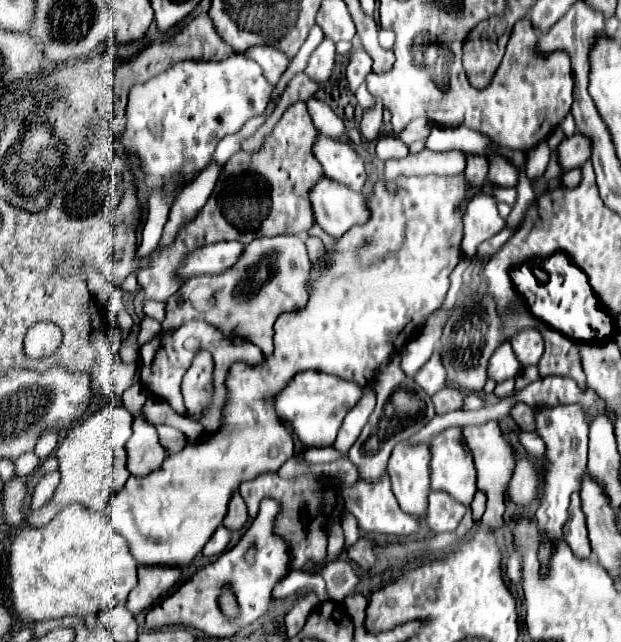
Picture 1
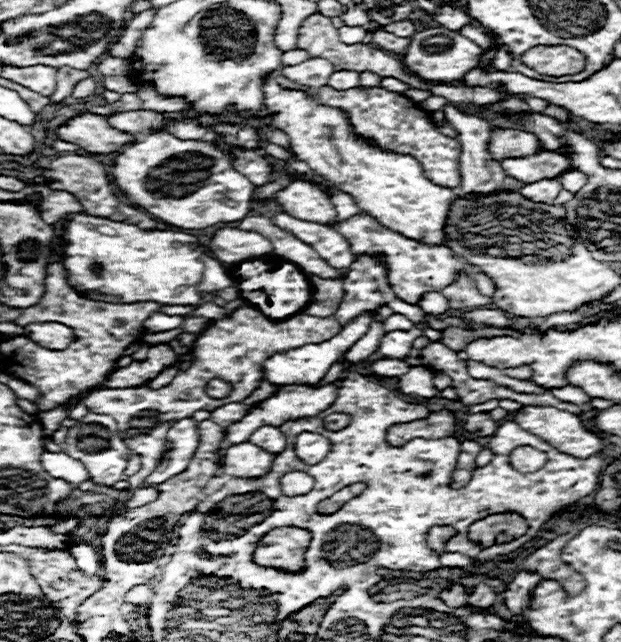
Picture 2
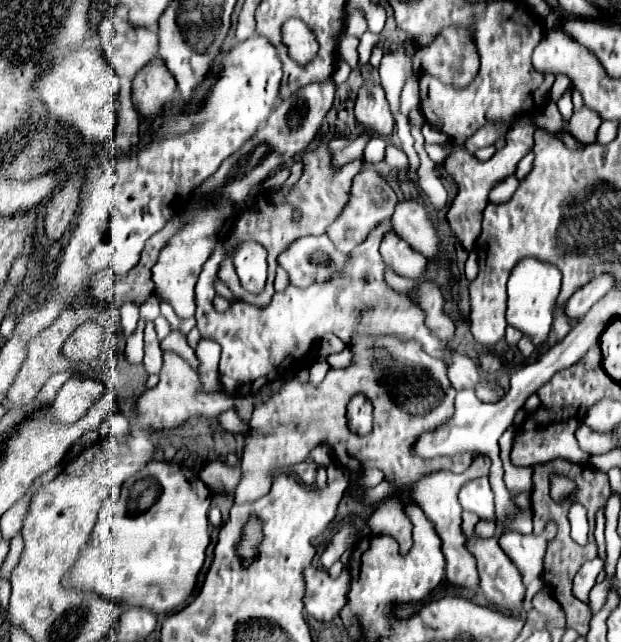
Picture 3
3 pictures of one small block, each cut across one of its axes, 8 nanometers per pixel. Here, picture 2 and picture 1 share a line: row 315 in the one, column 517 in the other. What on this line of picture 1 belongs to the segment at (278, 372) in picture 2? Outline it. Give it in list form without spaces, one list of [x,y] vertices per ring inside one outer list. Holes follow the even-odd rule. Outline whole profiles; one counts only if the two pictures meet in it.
[[[504,342],[500,344],[492,358],[490,358],[490,364],[488,364],[488,378],[492,378],[496,384],[508,380],[508,378],[514,378],[520,370],[520,364],[512,352],[512,346],[510,342]]]

